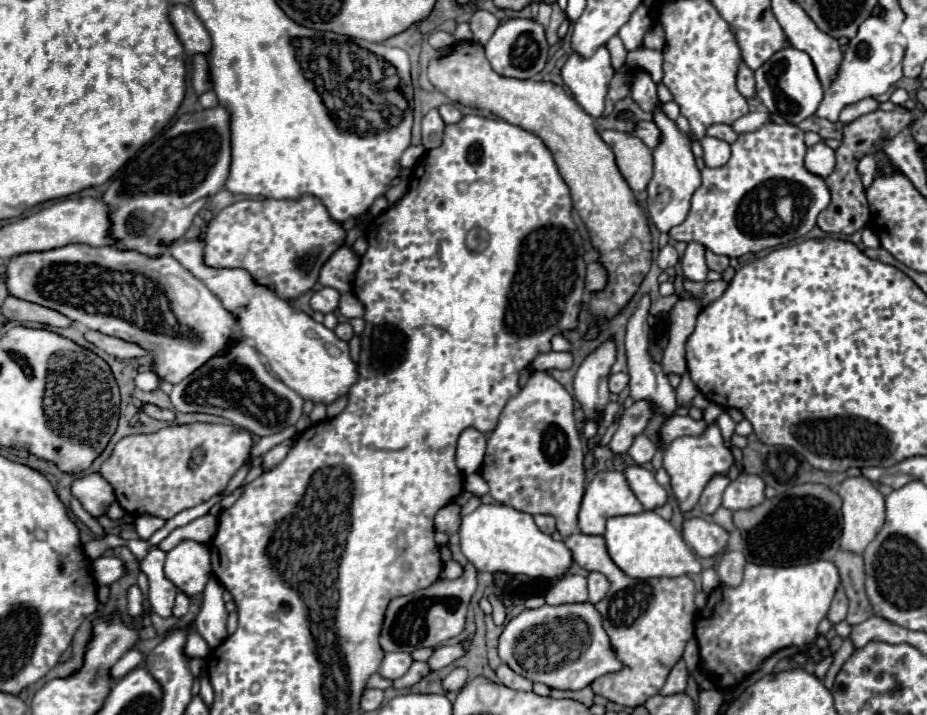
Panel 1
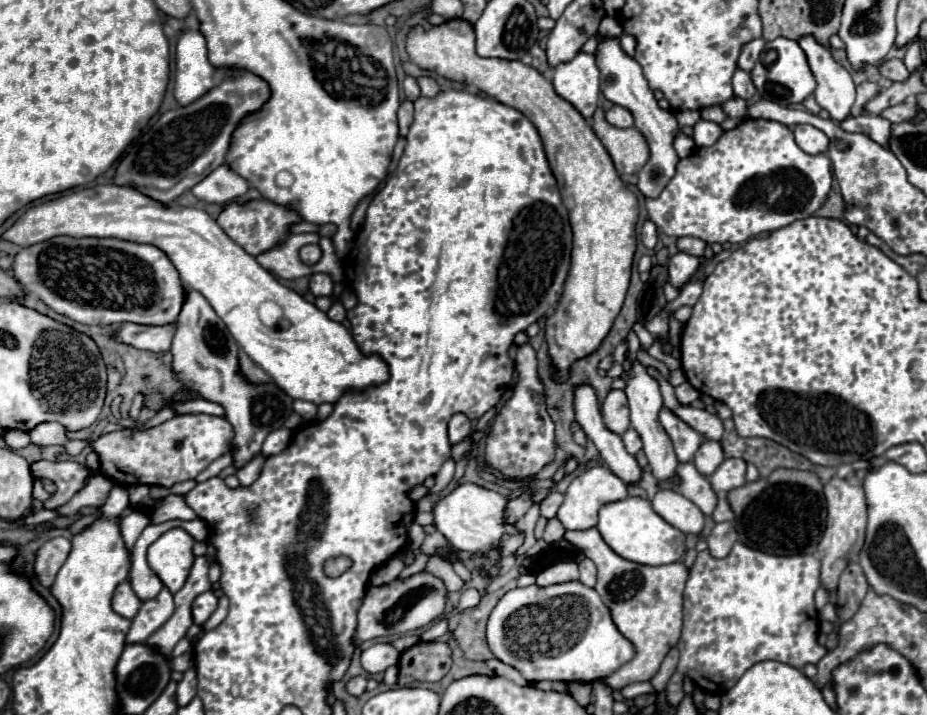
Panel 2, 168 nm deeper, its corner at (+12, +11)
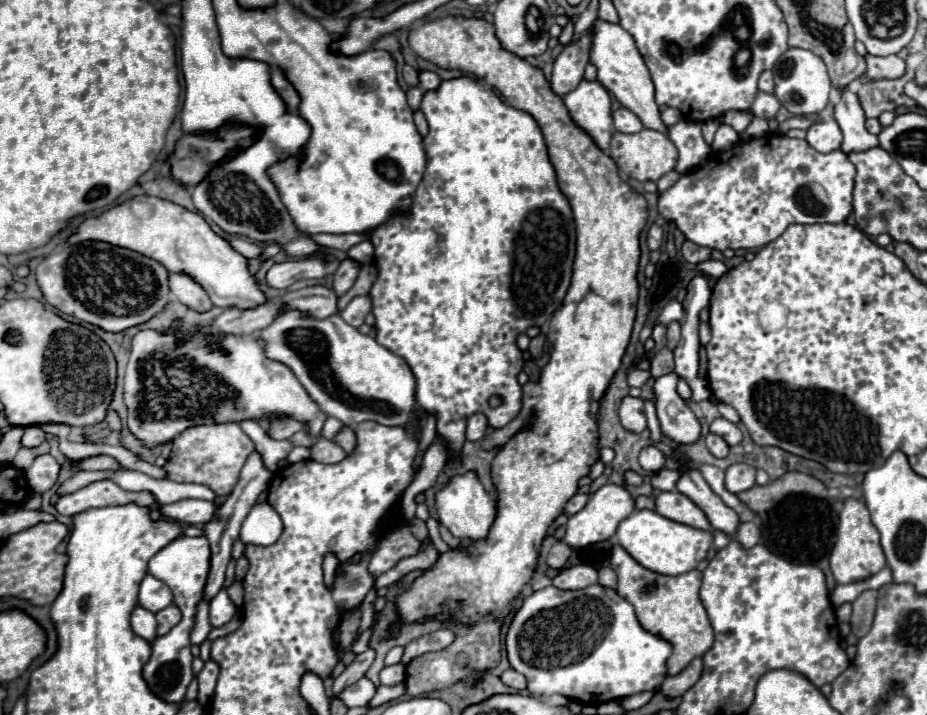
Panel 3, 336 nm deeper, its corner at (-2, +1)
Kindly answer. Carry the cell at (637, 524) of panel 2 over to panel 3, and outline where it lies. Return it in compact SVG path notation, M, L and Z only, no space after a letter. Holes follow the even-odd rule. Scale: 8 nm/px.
M634 511L630 517L626 517L616 531L616 541L646 569L662 573L662 575L682 575L706 559L708 549L712 547L712 531L694 529L690 525L682 525L676 521L670 521L656 511Z

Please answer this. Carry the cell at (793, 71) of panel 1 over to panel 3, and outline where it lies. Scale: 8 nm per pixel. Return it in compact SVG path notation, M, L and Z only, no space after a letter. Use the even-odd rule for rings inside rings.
M788 49L778 61L776 65L772 67L772 75L774 75L774 95L778 97L778 101L792 113L792 115L818 115L826 105L828 105L828 95L830 95L830 89L832 89L832 83L828 79L828 73L826 73L826 65L824 61L814 55L812 51L806 51L806 49Z

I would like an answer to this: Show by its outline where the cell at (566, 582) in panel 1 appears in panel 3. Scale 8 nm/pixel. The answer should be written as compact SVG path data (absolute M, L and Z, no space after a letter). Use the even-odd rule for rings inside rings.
M574 565L568 569L562 569L552 583L558 589L584 589L588 585L598 583L598 571L592 565Z

